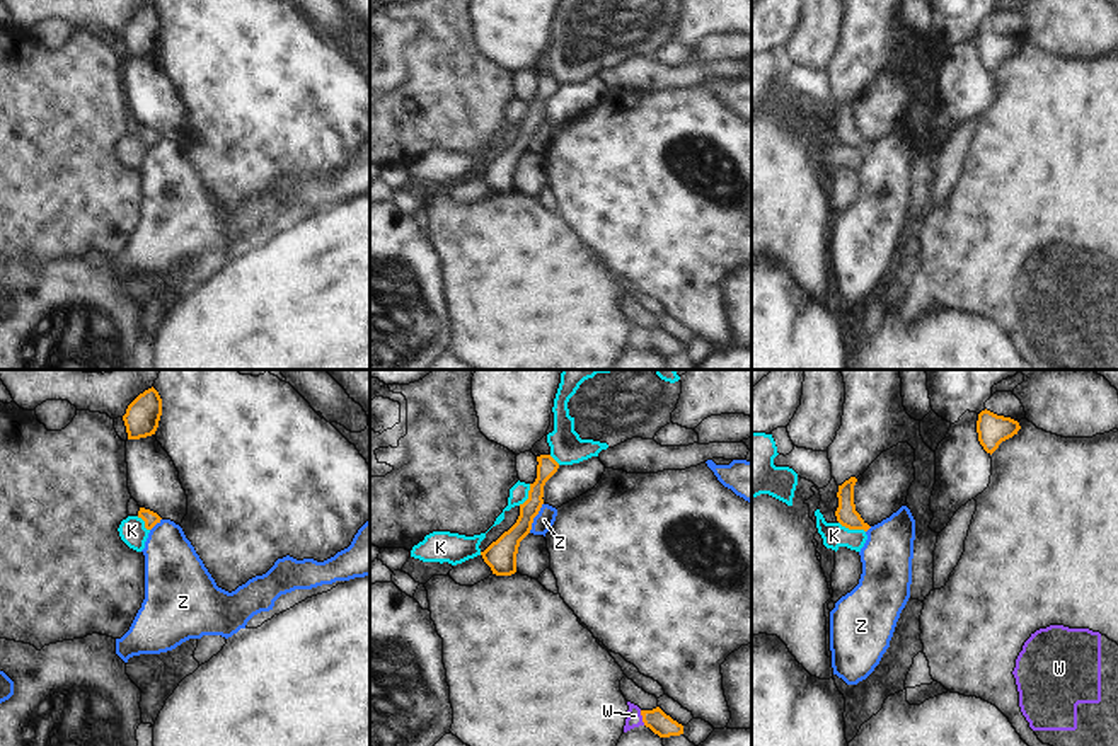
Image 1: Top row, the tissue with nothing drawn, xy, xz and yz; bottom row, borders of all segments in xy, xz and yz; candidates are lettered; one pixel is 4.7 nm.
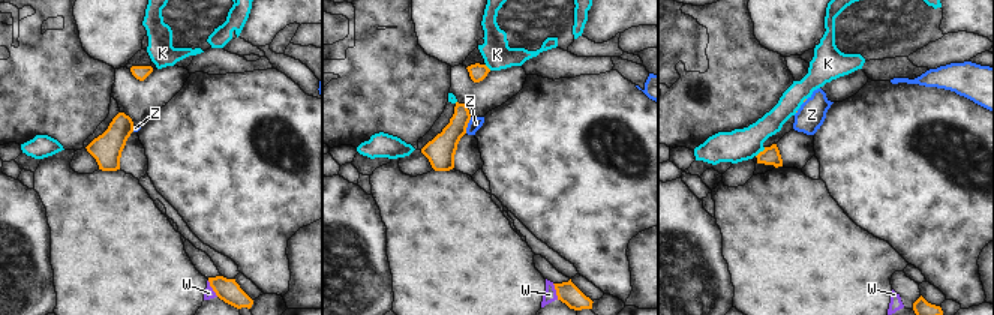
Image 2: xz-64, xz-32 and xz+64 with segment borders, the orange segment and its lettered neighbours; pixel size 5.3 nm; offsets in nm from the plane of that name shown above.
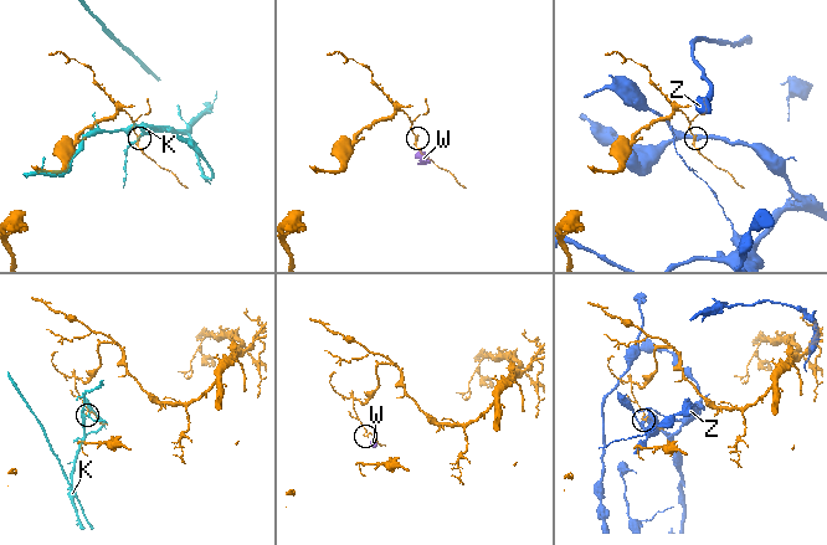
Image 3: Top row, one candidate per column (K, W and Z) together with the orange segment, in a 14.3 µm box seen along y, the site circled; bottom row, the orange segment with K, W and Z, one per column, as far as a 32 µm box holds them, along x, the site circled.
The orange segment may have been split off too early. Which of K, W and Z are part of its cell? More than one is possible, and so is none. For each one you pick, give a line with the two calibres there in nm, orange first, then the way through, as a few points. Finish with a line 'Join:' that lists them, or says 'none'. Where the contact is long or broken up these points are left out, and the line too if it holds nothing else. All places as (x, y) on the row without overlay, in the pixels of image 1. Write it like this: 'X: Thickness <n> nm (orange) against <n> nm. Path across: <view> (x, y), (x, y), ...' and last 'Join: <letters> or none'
Join: none.

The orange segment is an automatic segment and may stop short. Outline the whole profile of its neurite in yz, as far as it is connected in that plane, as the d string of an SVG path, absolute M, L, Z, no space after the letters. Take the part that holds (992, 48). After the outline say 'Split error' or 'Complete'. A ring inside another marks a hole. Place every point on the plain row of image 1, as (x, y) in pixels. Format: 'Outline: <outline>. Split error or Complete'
Outline: M987 27L978 32L978 60L990 73L999 66L1002 60L1017 53L1019 48L1019 41L1011 36L997 34Z. Complete.

